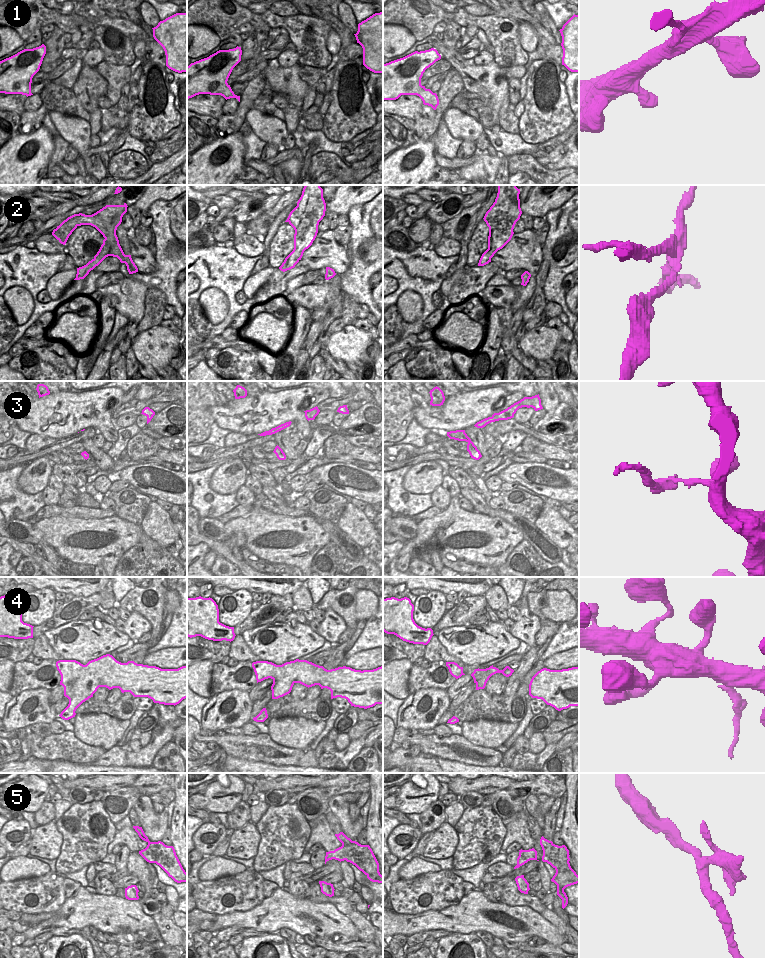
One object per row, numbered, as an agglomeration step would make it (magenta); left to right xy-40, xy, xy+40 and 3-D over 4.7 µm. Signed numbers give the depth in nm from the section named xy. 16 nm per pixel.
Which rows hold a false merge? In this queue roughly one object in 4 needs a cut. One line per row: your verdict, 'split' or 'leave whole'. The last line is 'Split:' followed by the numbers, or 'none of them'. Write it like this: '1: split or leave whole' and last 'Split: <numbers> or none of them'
1: leave whole
2: split
3: split
4: leave whole
5: leave whole
Split: 2, 3

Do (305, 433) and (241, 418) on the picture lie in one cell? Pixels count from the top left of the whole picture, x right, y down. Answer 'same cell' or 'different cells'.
same cell

